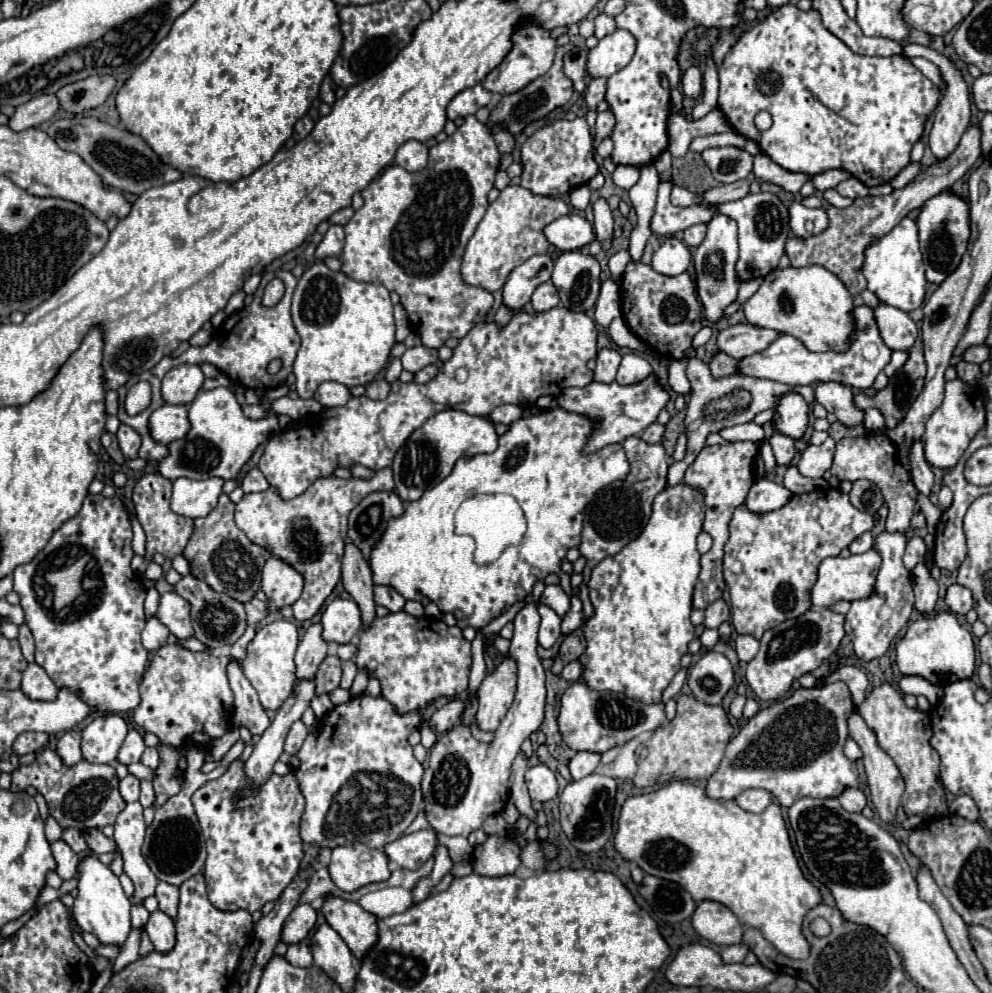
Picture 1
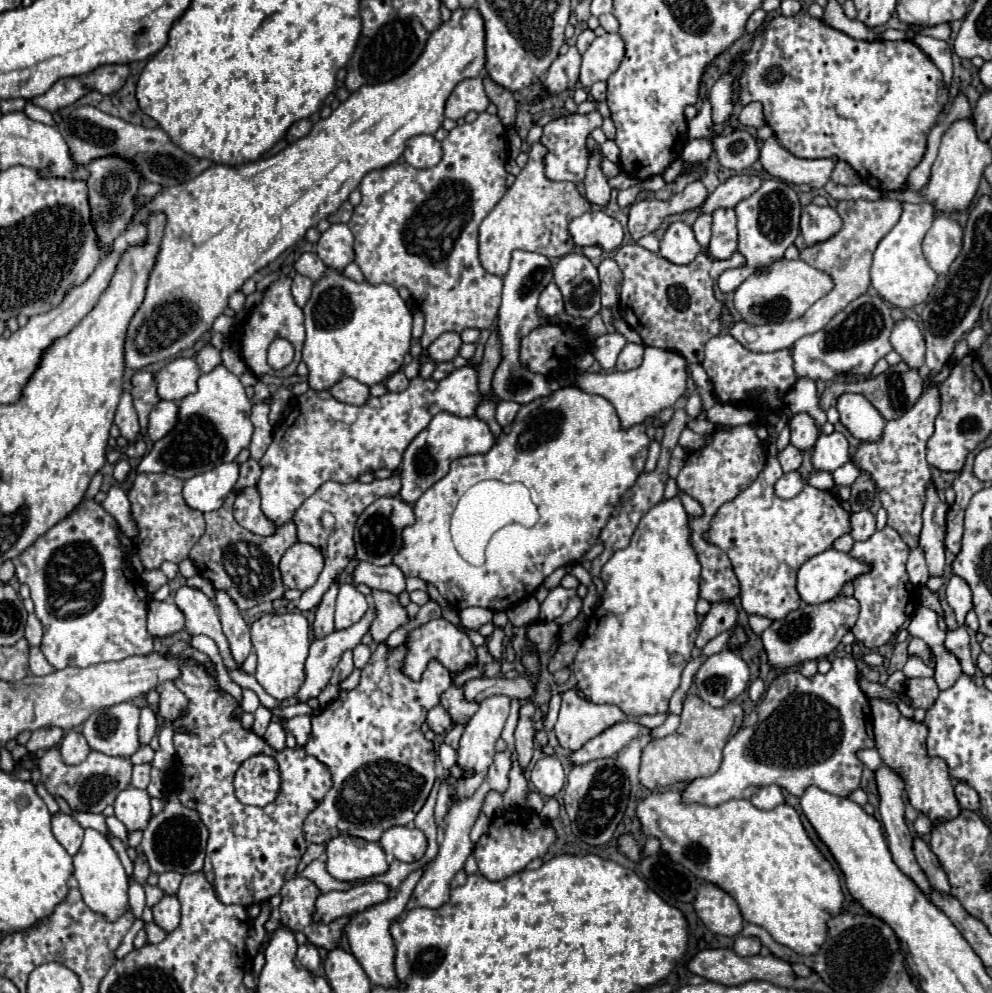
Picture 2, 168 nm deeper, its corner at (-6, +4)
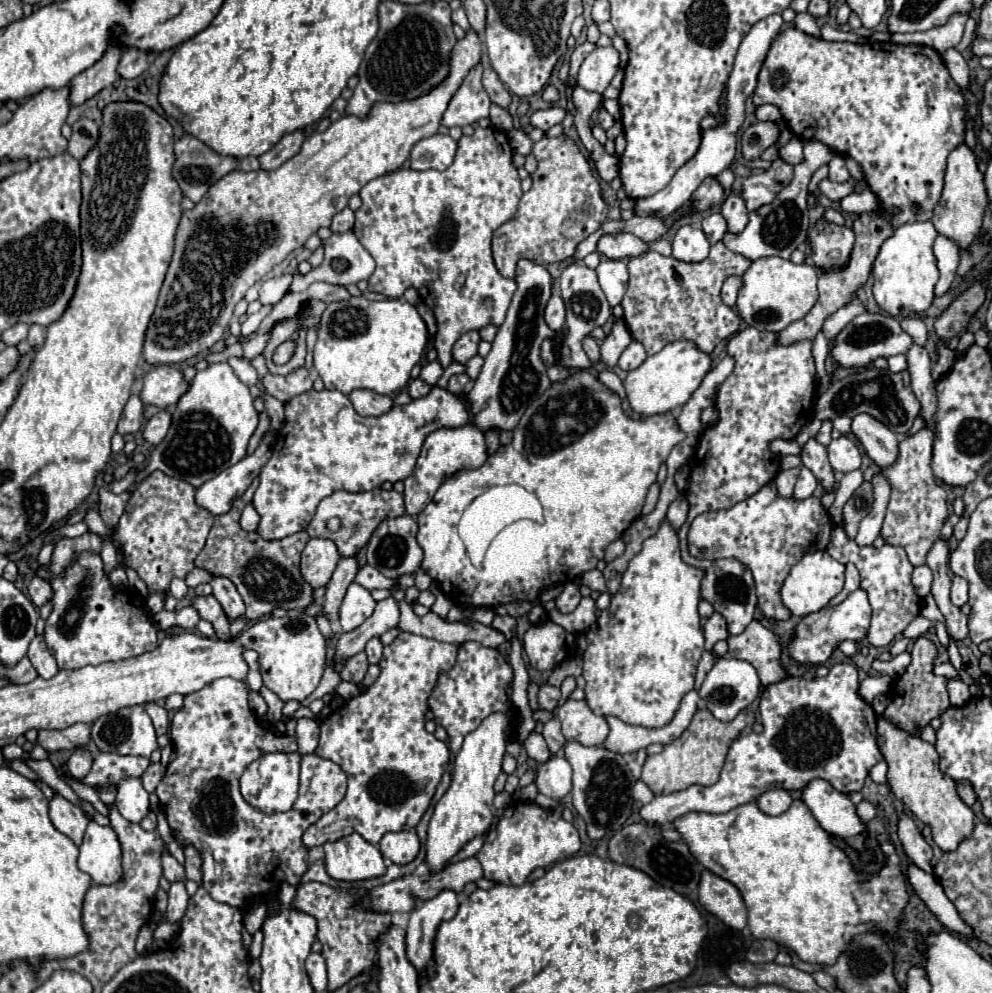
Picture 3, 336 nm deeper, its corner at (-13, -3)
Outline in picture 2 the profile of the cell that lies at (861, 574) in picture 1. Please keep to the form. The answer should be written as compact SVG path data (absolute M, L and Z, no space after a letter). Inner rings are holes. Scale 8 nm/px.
M832 548L804 562L804 566L798 570L796 588L804 602L824 604L834 600L842 592L844 584L854 582L856 576L862 576L870 570L870 564Z

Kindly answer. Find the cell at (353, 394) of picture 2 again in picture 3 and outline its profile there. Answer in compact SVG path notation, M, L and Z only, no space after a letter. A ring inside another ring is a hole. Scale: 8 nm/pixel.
M357 389L349 395L349 399L359 415L379 417L379 415L385 415L387 411L391 411L391 407L393 407L393 397L379 395L369 389Z

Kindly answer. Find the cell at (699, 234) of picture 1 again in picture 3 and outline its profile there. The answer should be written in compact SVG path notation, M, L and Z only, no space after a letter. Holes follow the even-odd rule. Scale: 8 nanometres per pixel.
M711 213L703 219L703 231L709 239L711 245L715 245L717 241L723 239L723 235L727 233L727 221L723 219L721 213Z

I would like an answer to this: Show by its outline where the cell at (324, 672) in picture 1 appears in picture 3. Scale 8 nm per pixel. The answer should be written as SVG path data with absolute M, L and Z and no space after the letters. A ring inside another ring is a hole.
M361 651L361 653L353 655L353 657L349 657L347 665L341 669L341 679L359 685L363 681L365 673L367 673L367 667L369 667L367 655L365 655L365 651Z

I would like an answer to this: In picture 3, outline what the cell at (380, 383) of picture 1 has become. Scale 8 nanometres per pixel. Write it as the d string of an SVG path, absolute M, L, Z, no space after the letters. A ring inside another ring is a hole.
M415 379L415 381L411 381L409 383L409 395L413 397L413 399L419 399L419 397L423 397L423 395L427 395L429 391L431 391L431 385L427 385L425 381L421 381L421 379Z

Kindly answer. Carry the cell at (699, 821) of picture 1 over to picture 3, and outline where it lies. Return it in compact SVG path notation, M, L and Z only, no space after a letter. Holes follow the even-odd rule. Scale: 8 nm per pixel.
M795 799L791 807L777 817L765 815L757 803L751 801L721 815L691 811L675 819L673 825L705 869L731 881L741 891L749 911L747 925L755 939L771 939L795 951L801 961L831 965L855 935L885 929L883 935L897 937L899 917L909 903L909 893L905 875L901 871L901 857L887 835L877 835L877 843L885 855L881 869L865 873L855 871L849 855L833 843L835 837L831 833L821 829L801 799Z

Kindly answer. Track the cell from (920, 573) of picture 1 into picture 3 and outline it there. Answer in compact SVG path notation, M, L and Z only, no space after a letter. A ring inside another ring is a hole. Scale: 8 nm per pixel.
M949 679L949 697L953 707L963 707L963 703L969 703L969 687L957 679Z

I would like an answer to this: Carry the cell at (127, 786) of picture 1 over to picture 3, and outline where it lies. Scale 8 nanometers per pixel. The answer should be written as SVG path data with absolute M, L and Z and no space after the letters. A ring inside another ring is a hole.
M151 763L151 765L147 767L147 771L141 775L143 787L145 787L149 793L153 793L155 787L157 787L157 783L163 779L163 775L165 775L165 767L163 767L161 763Z

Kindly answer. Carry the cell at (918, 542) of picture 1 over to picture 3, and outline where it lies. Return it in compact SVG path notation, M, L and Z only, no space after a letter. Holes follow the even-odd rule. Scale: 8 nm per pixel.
M921 565L921 567L915 567L913 571L913 585L915 585L915 593L925 599L931 591L931 583L933 583L933 575L931 575L931 569L927 565Z

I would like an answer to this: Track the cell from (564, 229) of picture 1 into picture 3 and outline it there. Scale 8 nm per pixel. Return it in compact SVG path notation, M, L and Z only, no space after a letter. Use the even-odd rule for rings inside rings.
M617 233L617 235L603 235L599 241L599 253L609 259L631 259L647 253L649 245L631 233Z

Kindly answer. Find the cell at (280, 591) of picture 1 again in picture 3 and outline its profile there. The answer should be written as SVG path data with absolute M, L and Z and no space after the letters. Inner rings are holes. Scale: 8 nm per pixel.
M309 539L301 555L301 573L311 587L323 587L329 583L341 555L331 539Z

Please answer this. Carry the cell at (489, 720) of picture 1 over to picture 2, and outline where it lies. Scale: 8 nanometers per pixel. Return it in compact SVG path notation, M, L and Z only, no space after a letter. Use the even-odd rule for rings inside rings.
M490 696L490 698L486 698L486 700L480 702L478 712L468 720L466 730L462 734L462 740L460 740L460 748L458 748L458 764L466 770L468 776L456 782L456 796L458 798L470 796L482 784L482 780L486 776L486 770L492 764L494 744L500 738L500 732L504 728L508 712L510 712L510 698L508 696Z

